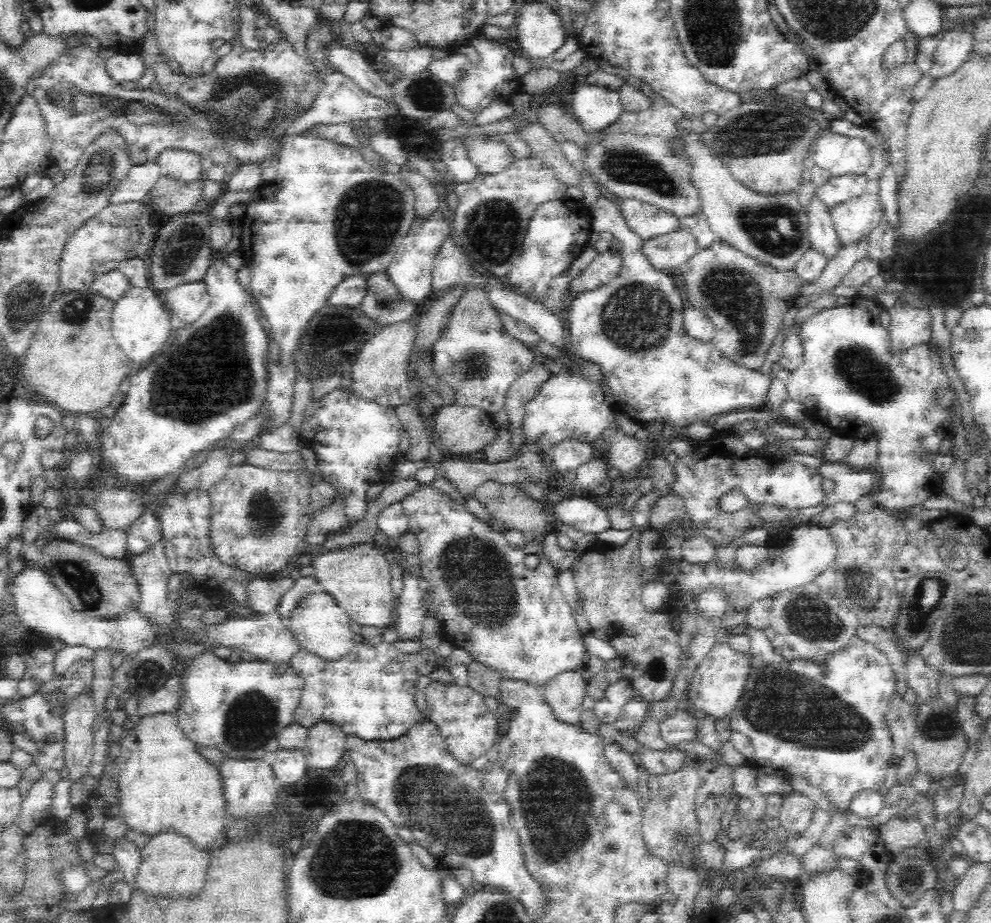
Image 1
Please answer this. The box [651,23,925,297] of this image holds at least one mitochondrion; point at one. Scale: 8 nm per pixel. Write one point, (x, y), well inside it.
(758, 131)

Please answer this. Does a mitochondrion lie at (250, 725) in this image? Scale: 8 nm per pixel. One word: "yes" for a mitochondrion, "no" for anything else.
yes

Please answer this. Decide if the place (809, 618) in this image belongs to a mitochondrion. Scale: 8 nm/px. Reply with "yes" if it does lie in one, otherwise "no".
yes

